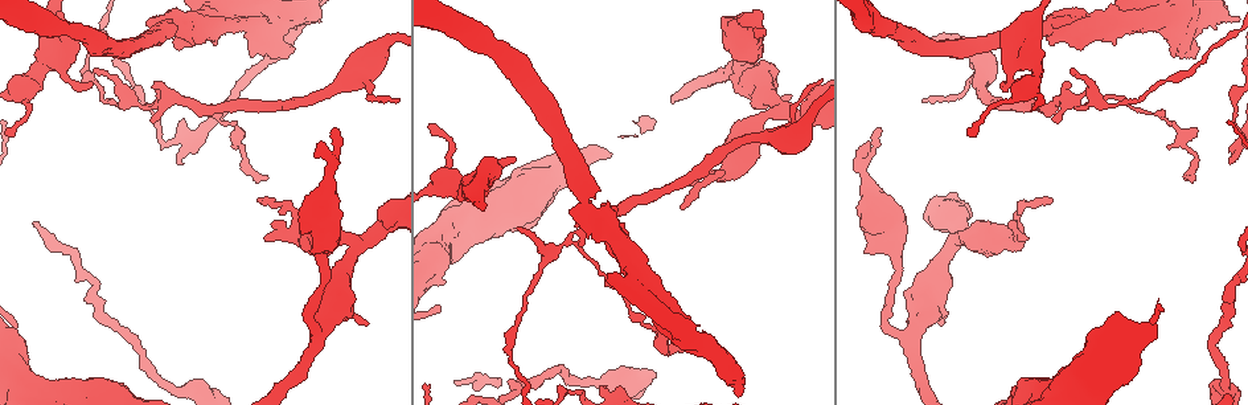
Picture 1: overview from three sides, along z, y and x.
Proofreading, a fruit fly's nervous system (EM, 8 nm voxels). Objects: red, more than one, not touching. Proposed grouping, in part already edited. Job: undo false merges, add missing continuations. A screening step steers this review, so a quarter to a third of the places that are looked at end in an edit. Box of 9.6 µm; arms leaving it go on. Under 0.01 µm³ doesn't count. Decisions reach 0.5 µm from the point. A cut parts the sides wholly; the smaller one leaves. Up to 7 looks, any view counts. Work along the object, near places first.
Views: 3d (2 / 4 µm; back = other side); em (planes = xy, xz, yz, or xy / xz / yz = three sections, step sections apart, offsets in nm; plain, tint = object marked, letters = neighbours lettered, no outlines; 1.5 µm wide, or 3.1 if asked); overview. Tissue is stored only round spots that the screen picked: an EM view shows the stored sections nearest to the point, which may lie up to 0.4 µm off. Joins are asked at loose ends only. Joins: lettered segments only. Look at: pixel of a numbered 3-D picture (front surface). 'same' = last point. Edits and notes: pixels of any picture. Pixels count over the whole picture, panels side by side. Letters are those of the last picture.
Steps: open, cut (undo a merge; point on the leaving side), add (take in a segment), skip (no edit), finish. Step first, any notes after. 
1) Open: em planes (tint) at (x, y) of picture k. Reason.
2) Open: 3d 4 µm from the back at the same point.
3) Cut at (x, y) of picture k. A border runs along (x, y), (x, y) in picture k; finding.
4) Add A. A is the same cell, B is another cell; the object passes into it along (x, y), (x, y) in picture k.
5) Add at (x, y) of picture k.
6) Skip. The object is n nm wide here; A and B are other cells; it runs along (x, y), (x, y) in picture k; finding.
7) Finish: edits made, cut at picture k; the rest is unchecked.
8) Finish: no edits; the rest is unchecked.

Open: 3d 4 µm at (149, 119) of picture 1.

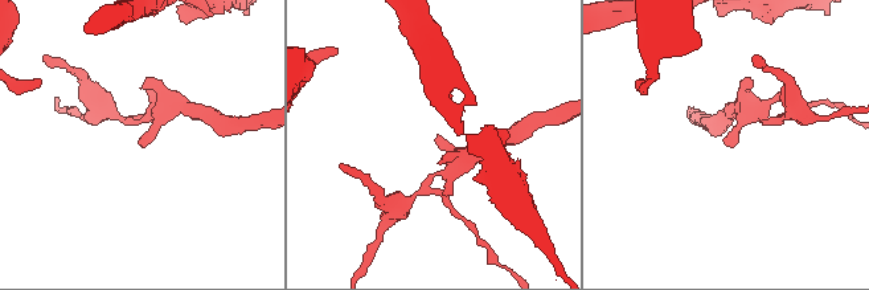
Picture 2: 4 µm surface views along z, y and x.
Open: em planes (letters) at (140, 141) of picture 2. Now the EM.

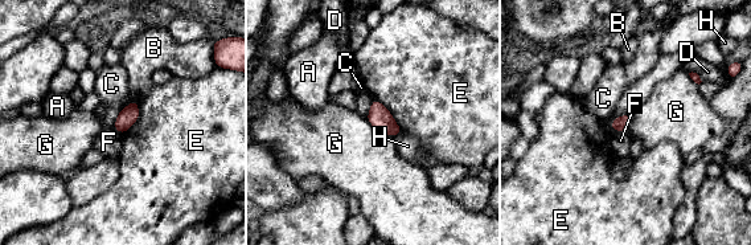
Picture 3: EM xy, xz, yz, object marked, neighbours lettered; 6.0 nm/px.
Skip. The longest contact is with E, 280 nm; A, B, C, D, E, F, G and H are other cells; a border runs along (366, 117), (376, 129), (393, 137) in picture 3; no lettered segment goes on from it.

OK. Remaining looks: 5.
Open: em yz step 4 (tint) at (1229, 164) of picture 1. Free end.

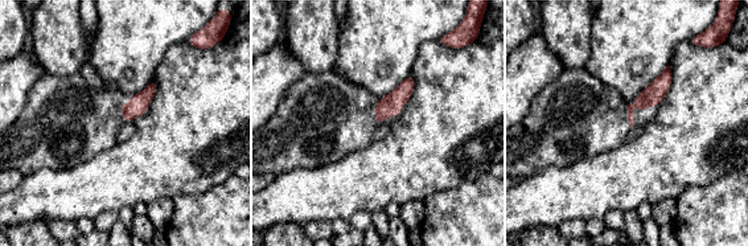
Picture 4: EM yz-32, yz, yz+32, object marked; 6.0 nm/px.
Open: em planes (letters) at the same point. Cut it another way.

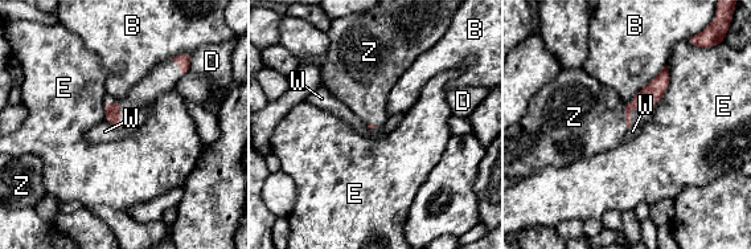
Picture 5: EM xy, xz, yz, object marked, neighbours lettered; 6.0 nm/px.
Add Z. Z is the same cell, B, D, E and W are other cells; the object passes into it along (627, 106), (626, 115), (585, 117) in picture 5; the neuron continues.

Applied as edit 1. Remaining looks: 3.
Open: 3d 4 µm from the back at (324, 272) of picture 1.

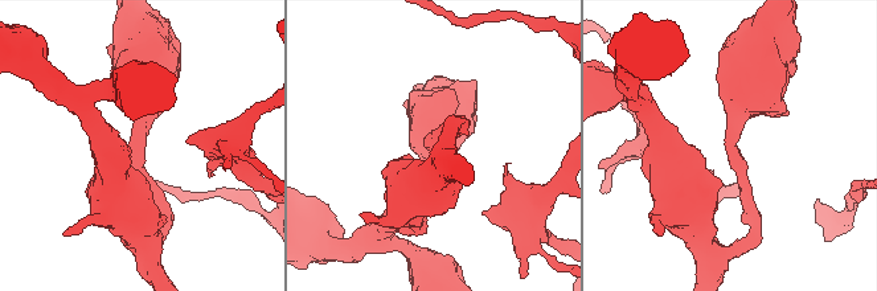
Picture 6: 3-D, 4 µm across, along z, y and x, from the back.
Open: em planes (plain) at (136, 150) of picture 6. Shape alone is not enough.

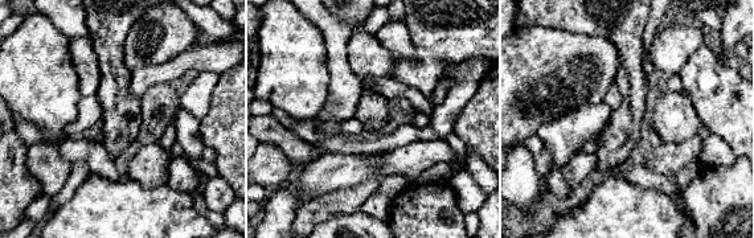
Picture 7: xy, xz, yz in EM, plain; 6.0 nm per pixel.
Open: em planes (letters) at the same point. What lies round it.

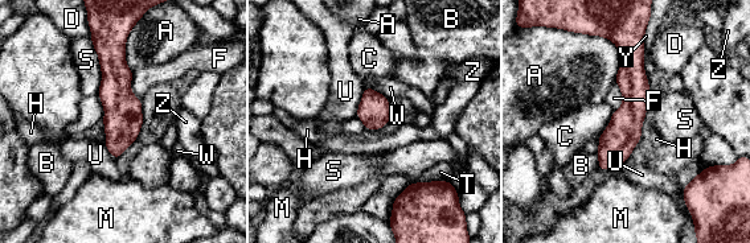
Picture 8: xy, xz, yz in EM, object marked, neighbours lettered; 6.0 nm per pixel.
Skip. The object is 220 nm wide here; A, B, C, D, F, H, M, S, T, U, W, Y and Z are other cells; it runs along (622, 32), (631, 114), (602, 165) in picture 8; all the same neuron.

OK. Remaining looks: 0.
Finish: edits made, add at picture 5; the rest is unchecked.

